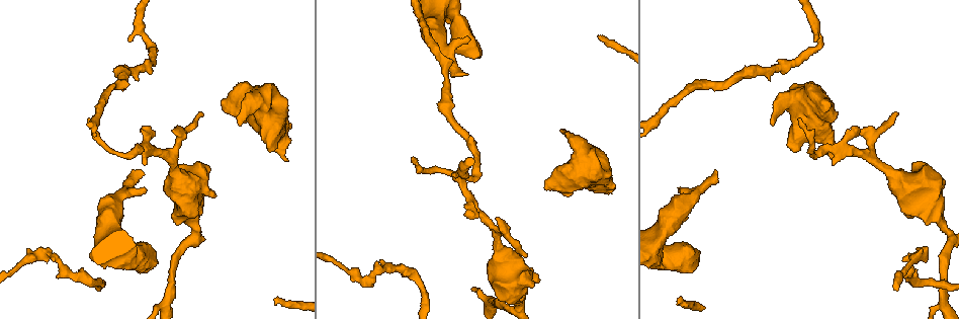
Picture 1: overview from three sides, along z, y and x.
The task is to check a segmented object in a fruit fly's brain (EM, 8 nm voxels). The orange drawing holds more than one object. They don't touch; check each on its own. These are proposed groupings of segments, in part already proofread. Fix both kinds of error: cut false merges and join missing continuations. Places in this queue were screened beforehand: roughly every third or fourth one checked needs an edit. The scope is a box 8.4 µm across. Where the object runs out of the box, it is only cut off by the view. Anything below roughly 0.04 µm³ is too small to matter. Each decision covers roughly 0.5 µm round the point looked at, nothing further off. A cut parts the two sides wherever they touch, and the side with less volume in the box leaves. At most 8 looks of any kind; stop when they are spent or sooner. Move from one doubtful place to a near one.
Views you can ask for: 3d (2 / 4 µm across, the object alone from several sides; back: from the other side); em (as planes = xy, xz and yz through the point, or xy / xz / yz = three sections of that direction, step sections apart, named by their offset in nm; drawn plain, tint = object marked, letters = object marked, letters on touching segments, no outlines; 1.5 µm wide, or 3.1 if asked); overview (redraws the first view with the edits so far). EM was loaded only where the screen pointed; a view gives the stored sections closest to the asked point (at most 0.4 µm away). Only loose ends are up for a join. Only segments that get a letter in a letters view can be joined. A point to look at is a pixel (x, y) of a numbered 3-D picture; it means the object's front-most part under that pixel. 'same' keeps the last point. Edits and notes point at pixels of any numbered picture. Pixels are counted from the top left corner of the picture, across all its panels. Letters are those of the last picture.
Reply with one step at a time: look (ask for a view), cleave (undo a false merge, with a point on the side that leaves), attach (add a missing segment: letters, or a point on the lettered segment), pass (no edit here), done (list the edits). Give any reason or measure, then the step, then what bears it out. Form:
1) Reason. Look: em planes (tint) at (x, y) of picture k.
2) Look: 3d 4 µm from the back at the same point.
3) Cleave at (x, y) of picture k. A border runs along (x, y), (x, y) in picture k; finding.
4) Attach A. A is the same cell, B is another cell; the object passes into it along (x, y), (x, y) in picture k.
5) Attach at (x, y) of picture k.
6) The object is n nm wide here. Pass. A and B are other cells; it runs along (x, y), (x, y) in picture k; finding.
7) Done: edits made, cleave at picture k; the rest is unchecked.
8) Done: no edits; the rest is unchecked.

Branch stops here. Look: em planes (tint) at (465, 75) of picture 1.

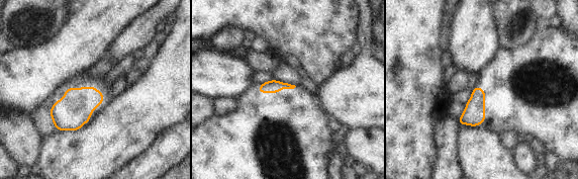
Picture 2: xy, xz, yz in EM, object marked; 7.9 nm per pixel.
See the neighbours. Look: em planes (letters) at the same point.

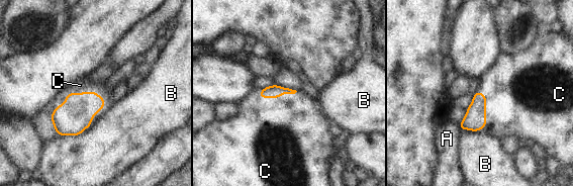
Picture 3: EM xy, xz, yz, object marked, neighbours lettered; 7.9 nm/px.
Attach C. C is the same cell, A and B are other cells; the object passes into it along (70, 118), (78, 94), (80, 85) in picture 3; it goes on there.

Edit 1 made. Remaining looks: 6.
Look: overview.

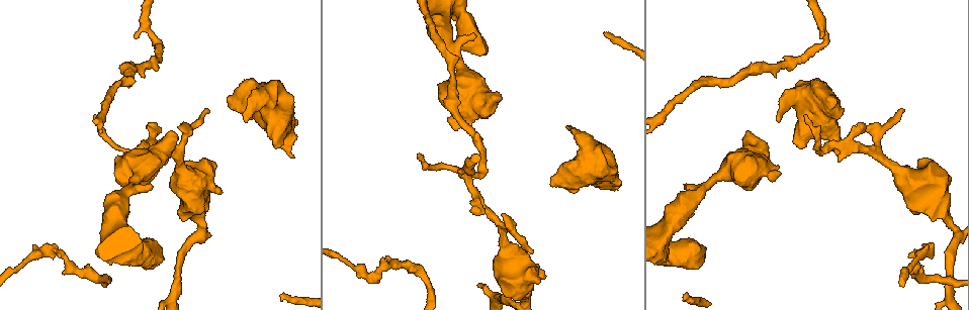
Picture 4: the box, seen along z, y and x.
Stops while still wide. Look: em 3.1 µm xy step 16 (letters) at (776, 118) of picture 4.

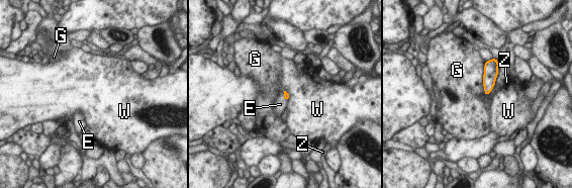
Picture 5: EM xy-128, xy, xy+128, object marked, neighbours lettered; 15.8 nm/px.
Attach E. E is the same cell, G, W and Z are other cells; the object passes into it along (286, 96), (284, 96), (280, 104) in picture 5; it goes on there.

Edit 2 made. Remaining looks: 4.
Redraw. Look: overview.

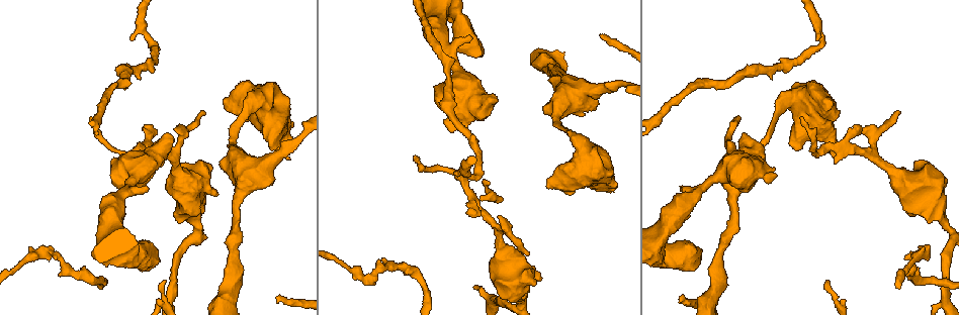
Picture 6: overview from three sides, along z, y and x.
Tapers out. Look: em planes (letters) at (529, 254) of picture 6.

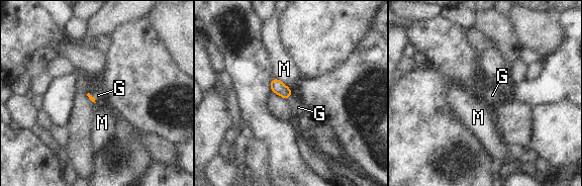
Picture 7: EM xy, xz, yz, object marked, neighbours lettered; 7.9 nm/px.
The longest contact is with M, 200 nm. Attach G. G is the same cell, M is another cell; the object passes into it along (277, 86), (289, 97), (298, 107) in picture 7; it goes on there.

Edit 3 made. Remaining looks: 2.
Done: edits made, attach at picture 3, attach at picture 5, attach at picture 7; the rest is unchecked.

